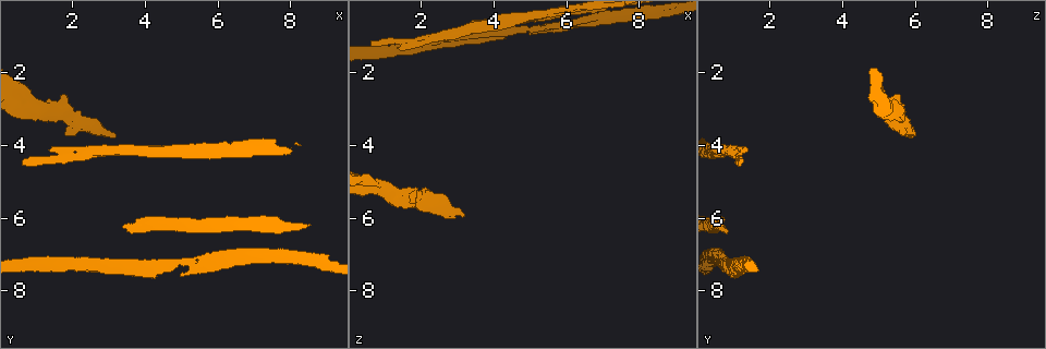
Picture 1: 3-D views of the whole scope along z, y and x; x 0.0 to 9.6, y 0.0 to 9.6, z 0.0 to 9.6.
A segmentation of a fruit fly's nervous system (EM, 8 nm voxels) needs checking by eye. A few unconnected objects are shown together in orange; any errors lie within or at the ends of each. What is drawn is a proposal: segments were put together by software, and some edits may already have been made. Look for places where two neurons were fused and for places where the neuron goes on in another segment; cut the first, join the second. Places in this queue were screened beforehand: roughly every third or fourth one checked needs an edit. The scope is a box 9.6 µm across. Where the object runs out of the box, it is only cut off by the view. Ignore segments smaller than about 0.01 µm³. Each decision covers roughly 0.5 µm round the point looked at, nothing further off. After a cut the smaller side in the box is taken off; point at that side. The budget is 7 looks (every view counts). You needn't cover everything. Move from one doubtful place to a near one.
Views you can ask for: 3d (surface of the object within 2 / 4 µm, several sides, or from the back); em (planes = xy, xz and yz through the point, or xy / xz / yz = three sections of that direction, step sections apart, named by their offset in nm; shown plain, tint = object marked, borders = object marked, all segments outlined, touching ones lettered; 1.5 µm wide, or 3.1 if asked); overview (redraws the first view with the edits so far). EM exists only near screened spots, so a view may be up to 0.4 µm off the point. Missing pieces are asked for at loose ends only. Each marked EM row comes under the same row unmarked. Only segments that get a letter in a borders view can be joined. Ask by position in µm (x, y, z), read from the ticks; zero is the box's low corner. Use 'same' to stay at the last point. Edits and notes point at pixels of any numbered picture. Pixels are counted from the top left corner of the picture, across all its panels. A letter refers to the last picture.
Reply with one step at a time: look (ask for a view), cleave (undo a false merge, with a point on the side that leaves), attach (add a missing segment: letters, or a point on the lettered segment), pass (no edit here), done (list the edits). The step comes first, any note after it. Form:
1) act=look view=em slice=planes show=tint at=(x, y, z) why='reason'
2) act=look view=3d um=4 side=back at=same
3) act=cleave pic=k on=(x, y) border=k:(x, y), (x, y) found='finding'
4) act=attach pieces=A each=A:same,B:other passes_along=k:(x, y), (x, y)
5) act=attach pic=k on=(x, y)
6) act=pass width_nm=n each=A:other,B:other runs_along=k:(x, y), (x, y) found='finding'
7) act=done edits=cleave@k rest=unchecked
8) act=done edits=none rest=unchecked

act=look view=3d um=4 at=(0.60, 4.50, 1.20) why='free end'

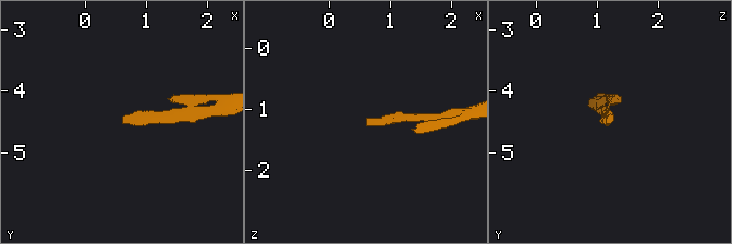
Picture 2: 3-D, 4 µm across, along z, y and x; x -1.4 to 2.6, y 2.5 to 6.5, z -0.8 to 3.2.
act=look view=em slice=xz step=4 show=borders at=(0.60, 4.45, 1.20) why='now the EM'

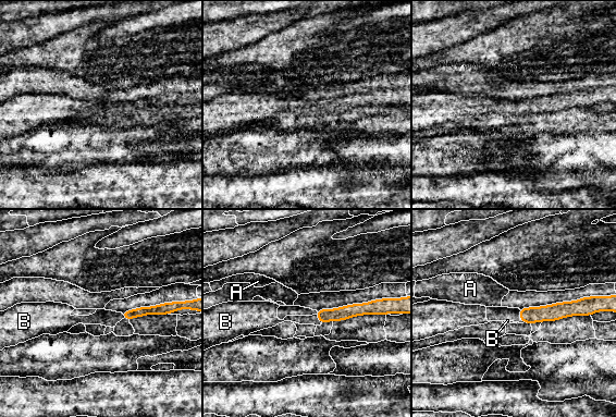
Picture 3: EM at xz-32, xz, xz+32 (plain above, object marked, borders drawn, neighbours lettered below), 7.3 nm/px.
act=attach pieces=B each=A:other,B:same passes_along=3:(340, 314), (318, 319), (312, 319) found='the neuron continues'

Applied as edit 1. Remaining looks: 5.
act=look view=em slice=planes show=borders at=(3.20, 3.75, 5.90) why='free end'

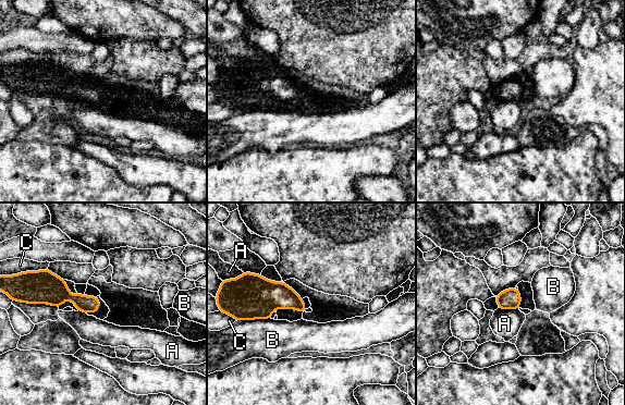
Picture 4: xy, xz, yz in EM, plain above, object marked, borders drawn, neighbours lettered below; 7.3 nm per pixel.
act=pass longest_contact=B:240nm each=A:other,B:other,C:other found='no lettered segment goes on from it'

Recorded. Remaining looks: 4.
act=done edits=attach@3 rest=unchecked

